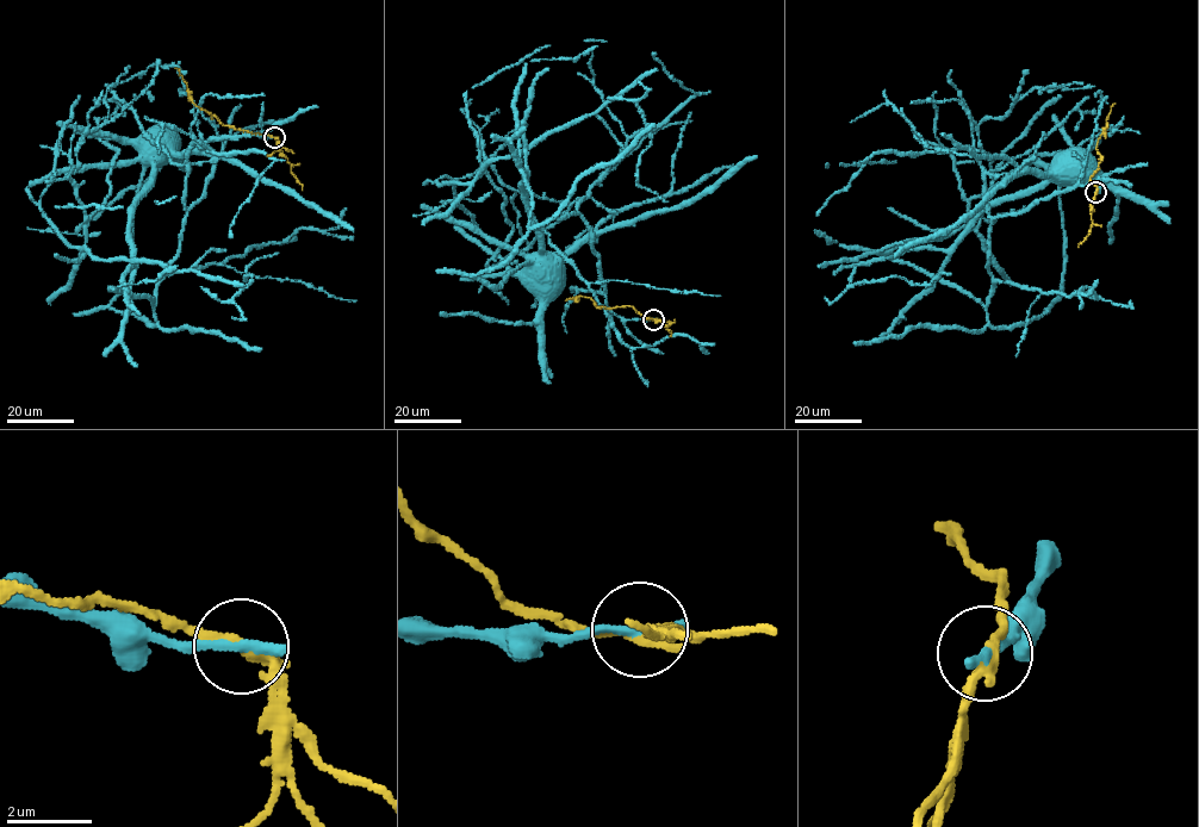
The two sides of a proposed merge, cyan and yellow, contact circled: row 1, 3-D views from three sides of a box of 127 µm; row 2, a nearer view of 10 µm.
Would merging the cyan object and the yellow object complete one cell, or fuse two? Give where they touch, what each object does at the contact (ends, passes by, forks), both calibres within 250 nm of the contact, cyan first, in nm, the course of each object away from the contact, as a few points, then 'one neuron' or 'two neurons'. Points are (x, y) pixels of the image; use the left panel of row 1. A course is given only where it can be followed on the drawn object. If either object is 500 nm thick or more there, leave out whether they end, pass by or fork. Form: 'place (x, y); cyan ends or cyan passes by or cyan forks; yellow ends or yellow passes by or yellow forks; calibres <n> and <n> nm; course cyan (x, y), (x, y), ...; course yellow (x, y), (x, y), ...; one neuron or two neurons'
place (274, 137); cyan ends; yellow forks; calibres 320 and 180 nm; course cyan (275, 137), (230, 137), (187, 209), (187, 167), (217, 154), (187, 149), (169, 161), (165, 151); course yellow (275, 137), (224, 125), (199, 109), (175, 67); two neurons

